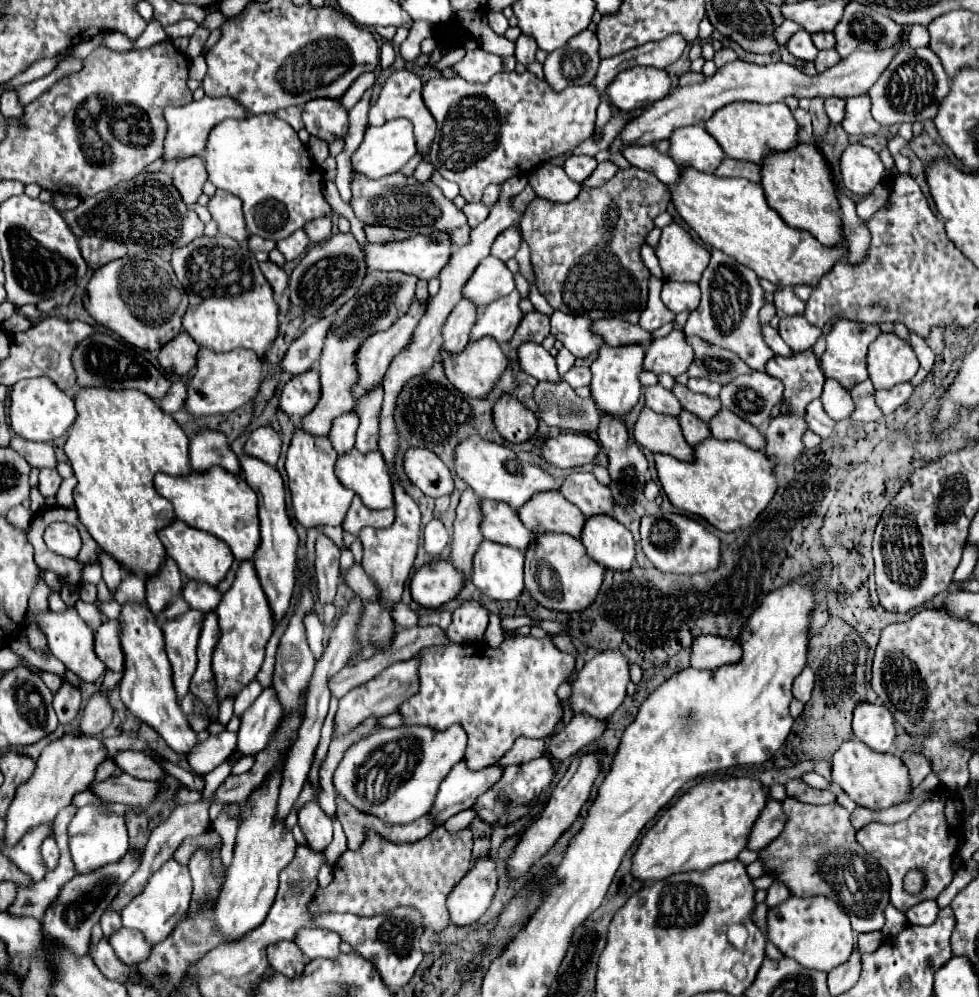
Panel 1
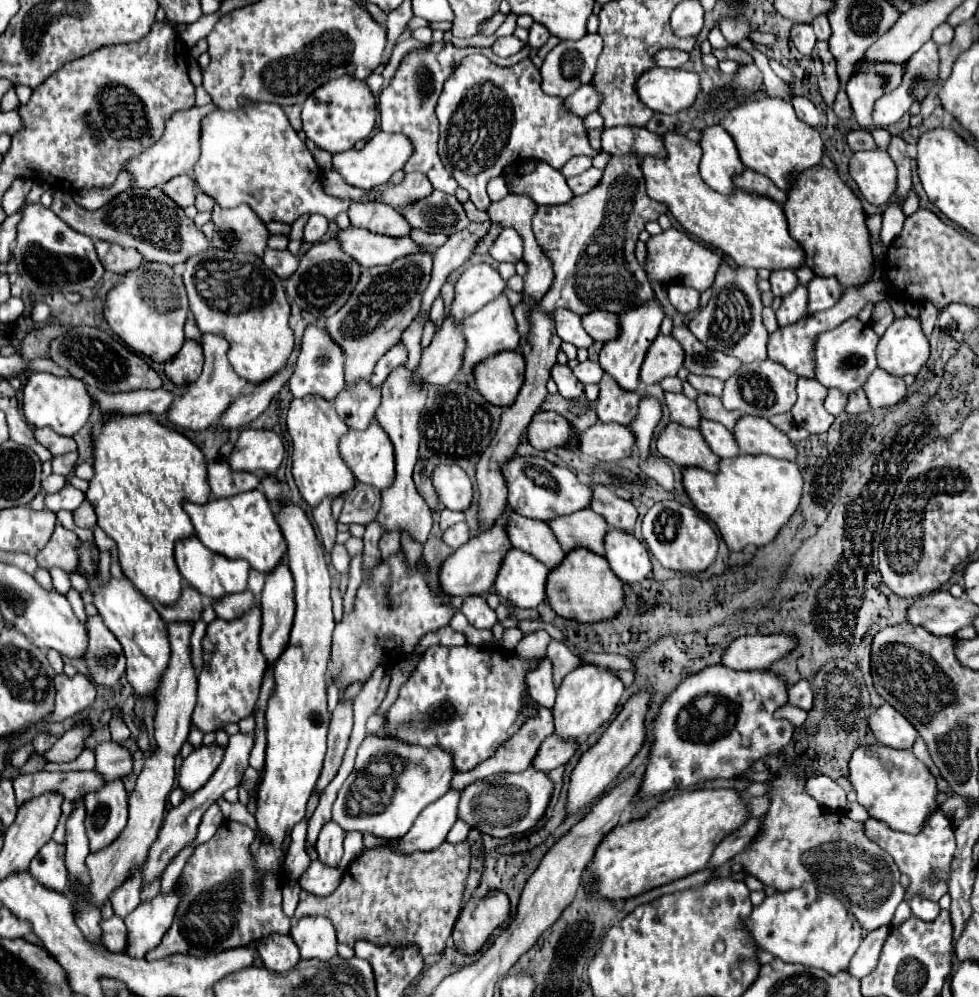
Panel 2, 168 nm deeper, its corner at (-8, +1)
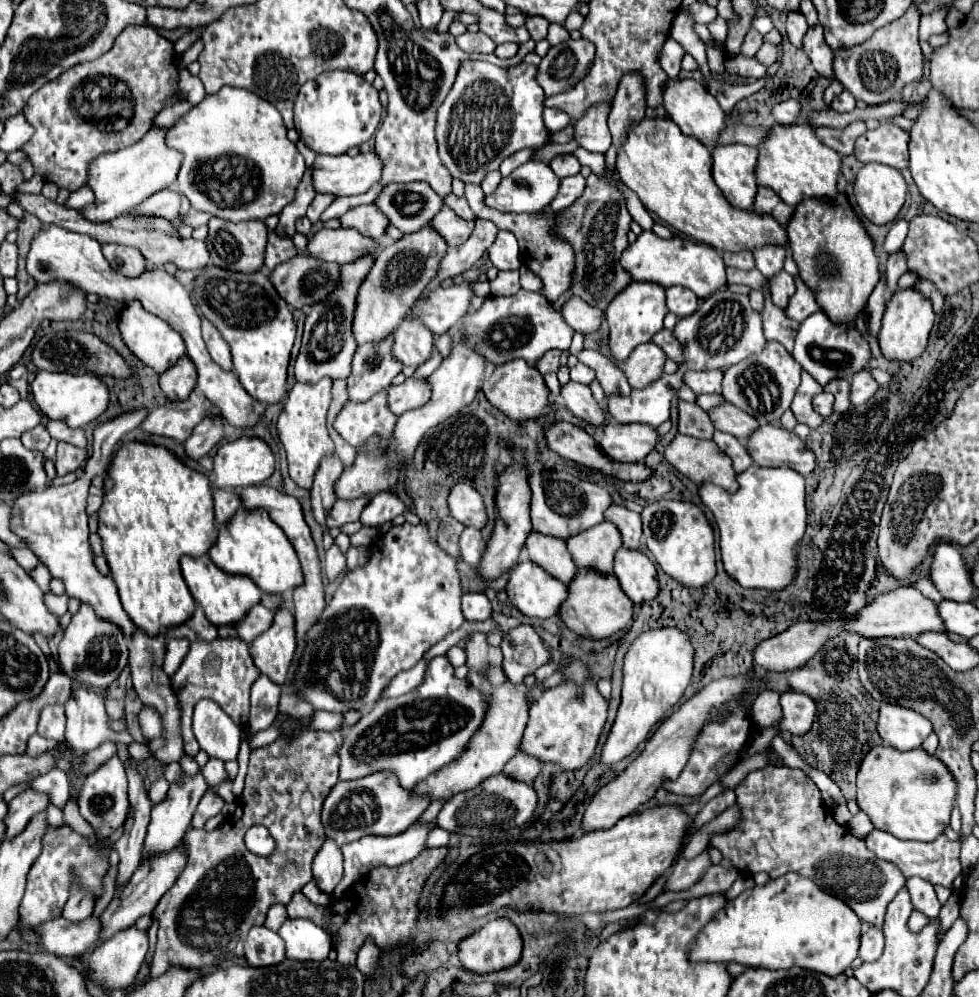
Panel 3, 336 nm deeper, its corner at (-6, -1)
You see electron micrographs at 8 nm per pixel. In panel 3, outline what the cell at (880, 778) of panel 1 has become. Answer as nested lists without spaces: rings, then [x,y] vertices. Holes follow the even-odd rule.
[[[873,747],[857,771],[857,805],[869,815],[871,823],[897,835],[899,839],[933,841],[949,823],[951,807],[955,803],[955,781],[945,765],[927,755],[923,749],[897,751],[893,747]]]

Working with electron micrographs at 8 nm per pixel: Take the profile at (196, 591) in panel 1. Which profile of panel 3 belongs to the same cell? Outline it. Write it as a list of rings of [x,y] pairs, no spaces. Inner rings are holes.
[[[259,603],[259,605],[253,605],[243,619],[235,621],[233,627],[235,627],[237,635],[239,635],[243,641],[251,643],[257,635],[261,635],[261,633],[271,625],[271,621],[273,621],[273,611],[269,611],[267,607],[263,607],[263,605]]]

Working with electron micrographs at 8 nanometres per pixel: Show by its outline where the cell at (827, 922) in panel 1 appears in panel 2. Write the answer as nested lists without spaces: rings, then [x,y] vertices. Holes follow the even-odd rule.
[[[811,883],[765,897],[761,905],[753,907],[743,927],[751,933],[761,951],[769,951],[787,963],[823,969],[831,975],[849,967],[849,961],[861,943],[861,925],[855,915],[851,915],[837,897],[819,893]]]

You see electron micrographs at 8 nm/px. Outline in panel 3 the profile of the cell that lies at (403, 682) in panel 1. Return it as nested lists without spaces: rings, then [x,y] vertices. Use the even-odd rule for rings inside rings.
[[[289,731],[281,735],[267,747],[259,747],[251,751],[249,773],[245,781],[245,789],[237,799],[237,809],[231,817],[223,821],[223,825],[211,833],[203,829],[189,829],[185,833],[185,843],[189,851],[189,861],[175,881],[175,885],[159,899],[155,907],[155,915],[159,919],[157,947],[155,955],[149,963],[149,975],[157,977],[171,965],[205,969],[229,957],[243,957],[243,941],[253,925],[263,925],[267,911],[273,903],[289,903],[295,891],[301,891],[305,883],[313,879],[311,861],[317,849],[325,841],[325,831],[321,825],[323,801],[331,793],[333,785],[339,781],[339,749],[343,745],[343,733],[335,731]],[[291,769],[301,769],[301,777],[289,777]],[[251,825],[265,825],[271,837],[277,841],[277,851],[269,857],[253,855],[245,847],[245,831]]]

